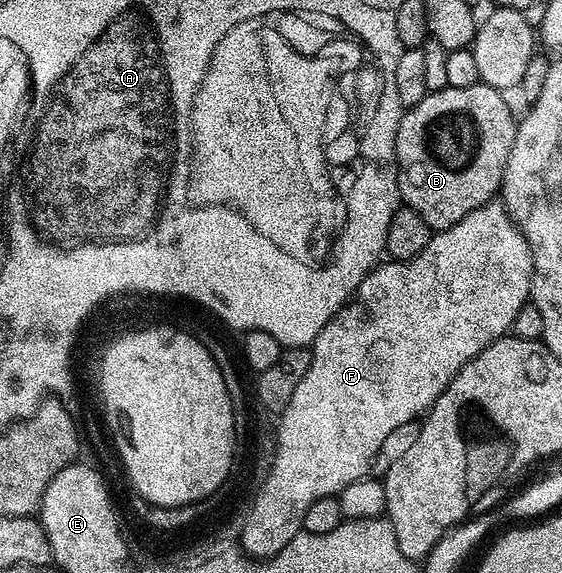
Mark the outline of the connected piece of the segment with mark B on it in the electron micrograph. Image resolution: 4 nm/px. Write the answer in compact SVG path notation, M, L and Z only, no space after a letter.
M479 84L472 88L446 86L443 90L426 93L420 104L403 113L396 132L398 191L402 193L402 202L420 212L431 231L437 232L464 220L468 212L480 208L485 202L495 201L502 188L515 129L516 115L510 111L510 102L501 90Z

